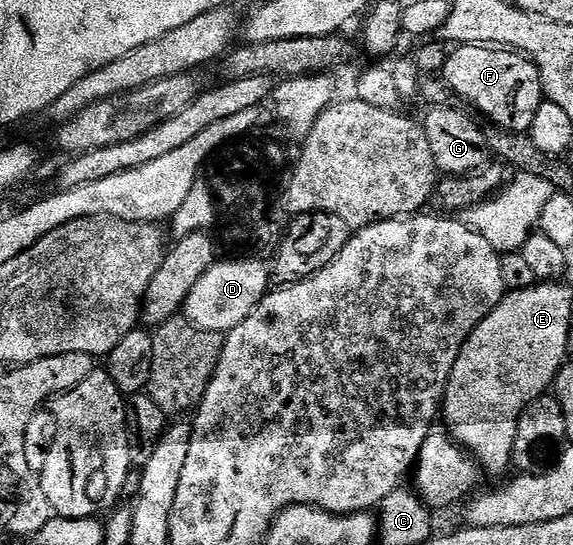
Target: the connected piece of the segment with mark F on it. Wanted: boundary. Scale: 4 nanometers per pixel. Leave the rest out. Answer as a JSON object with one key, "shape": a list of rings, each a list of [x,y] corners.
{"shape":[[[459,45],[447,56],[441,76],[460,100],[468,99],[490,122],[505,131],[530,132],[537,109],[545,102],[543,82],[539,70],[526,55],[510,49],[496,49],[491,45]]]}

